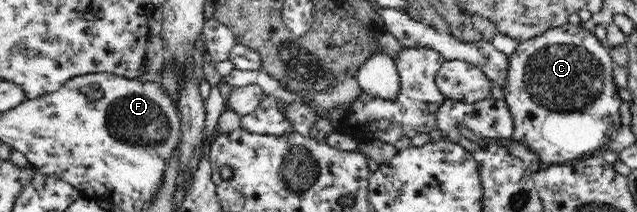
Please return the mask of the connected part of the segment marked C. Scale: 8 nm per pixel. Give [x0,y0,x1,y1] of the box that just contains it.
[486,24,620,165]

